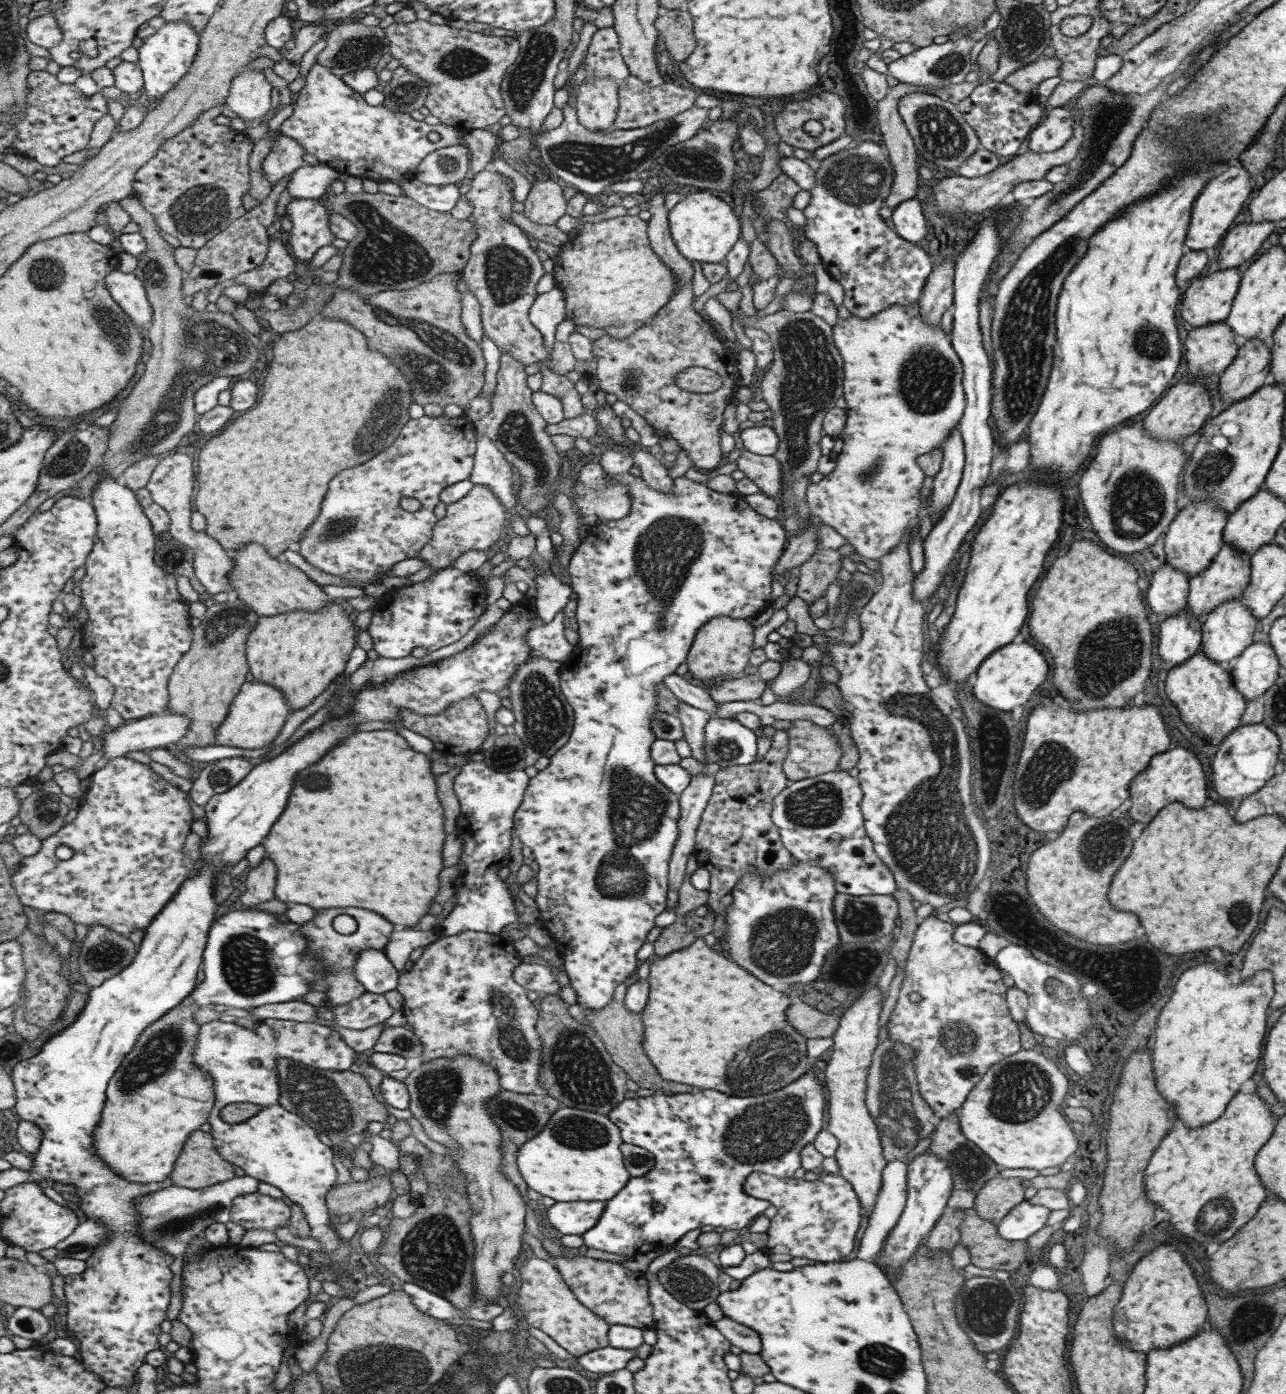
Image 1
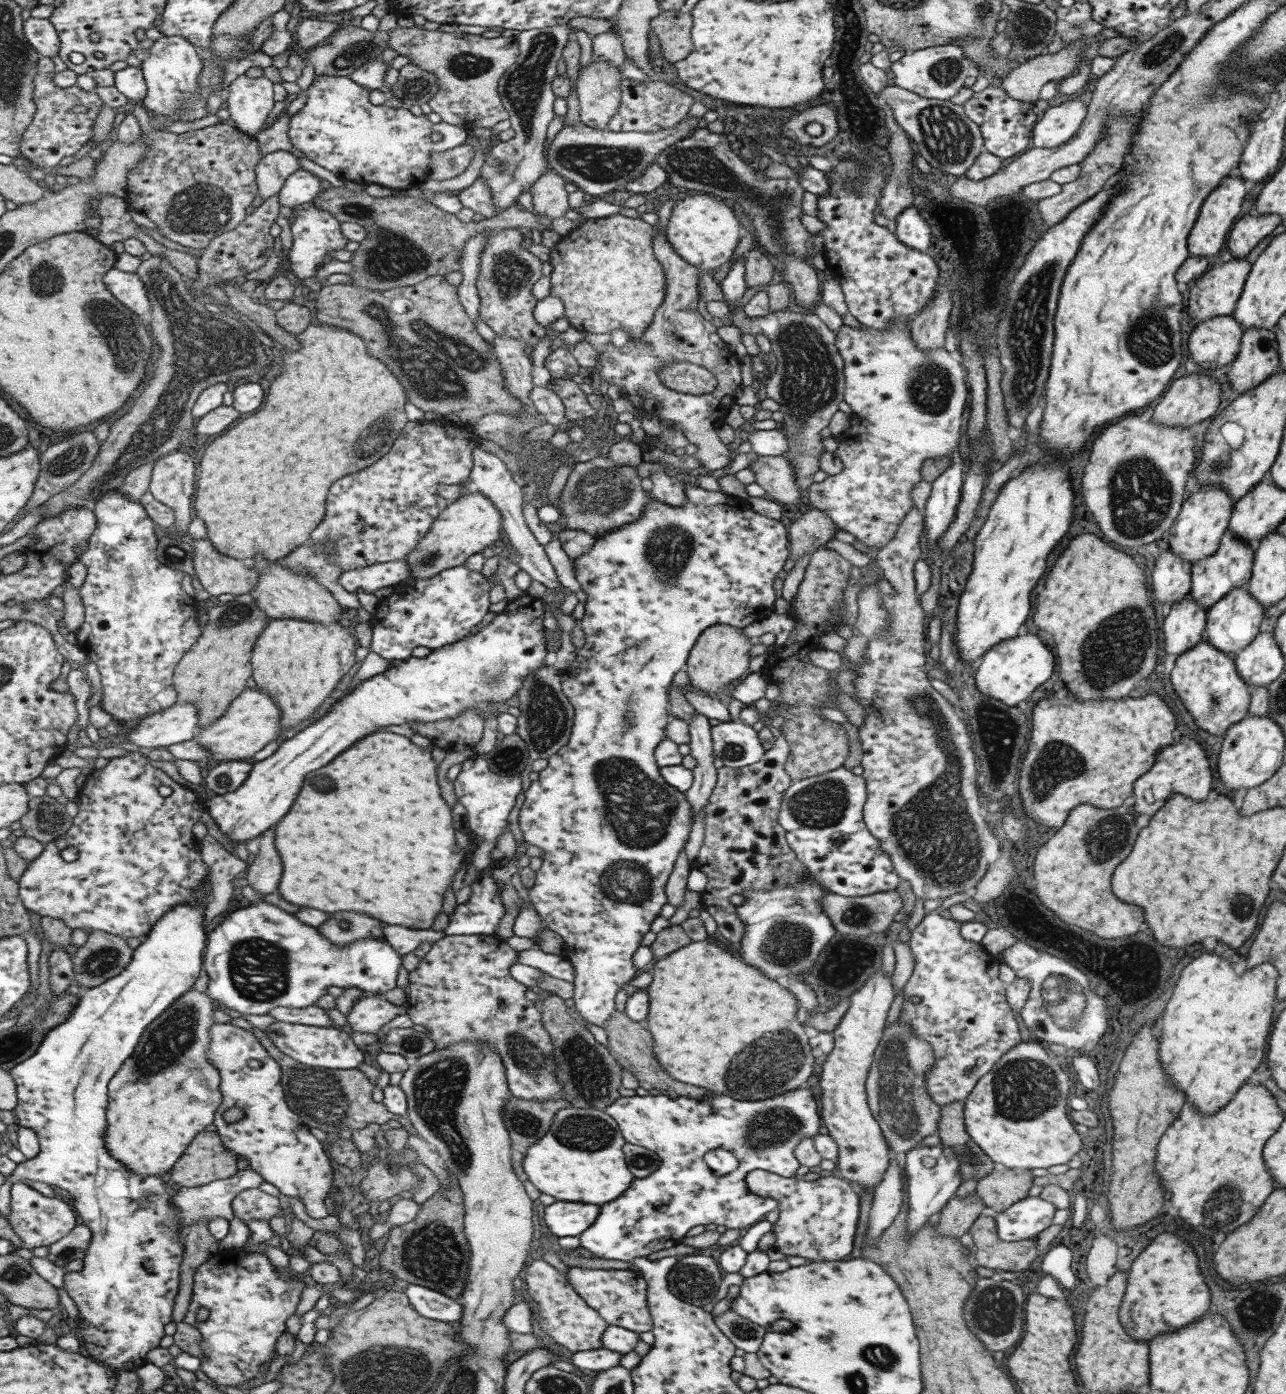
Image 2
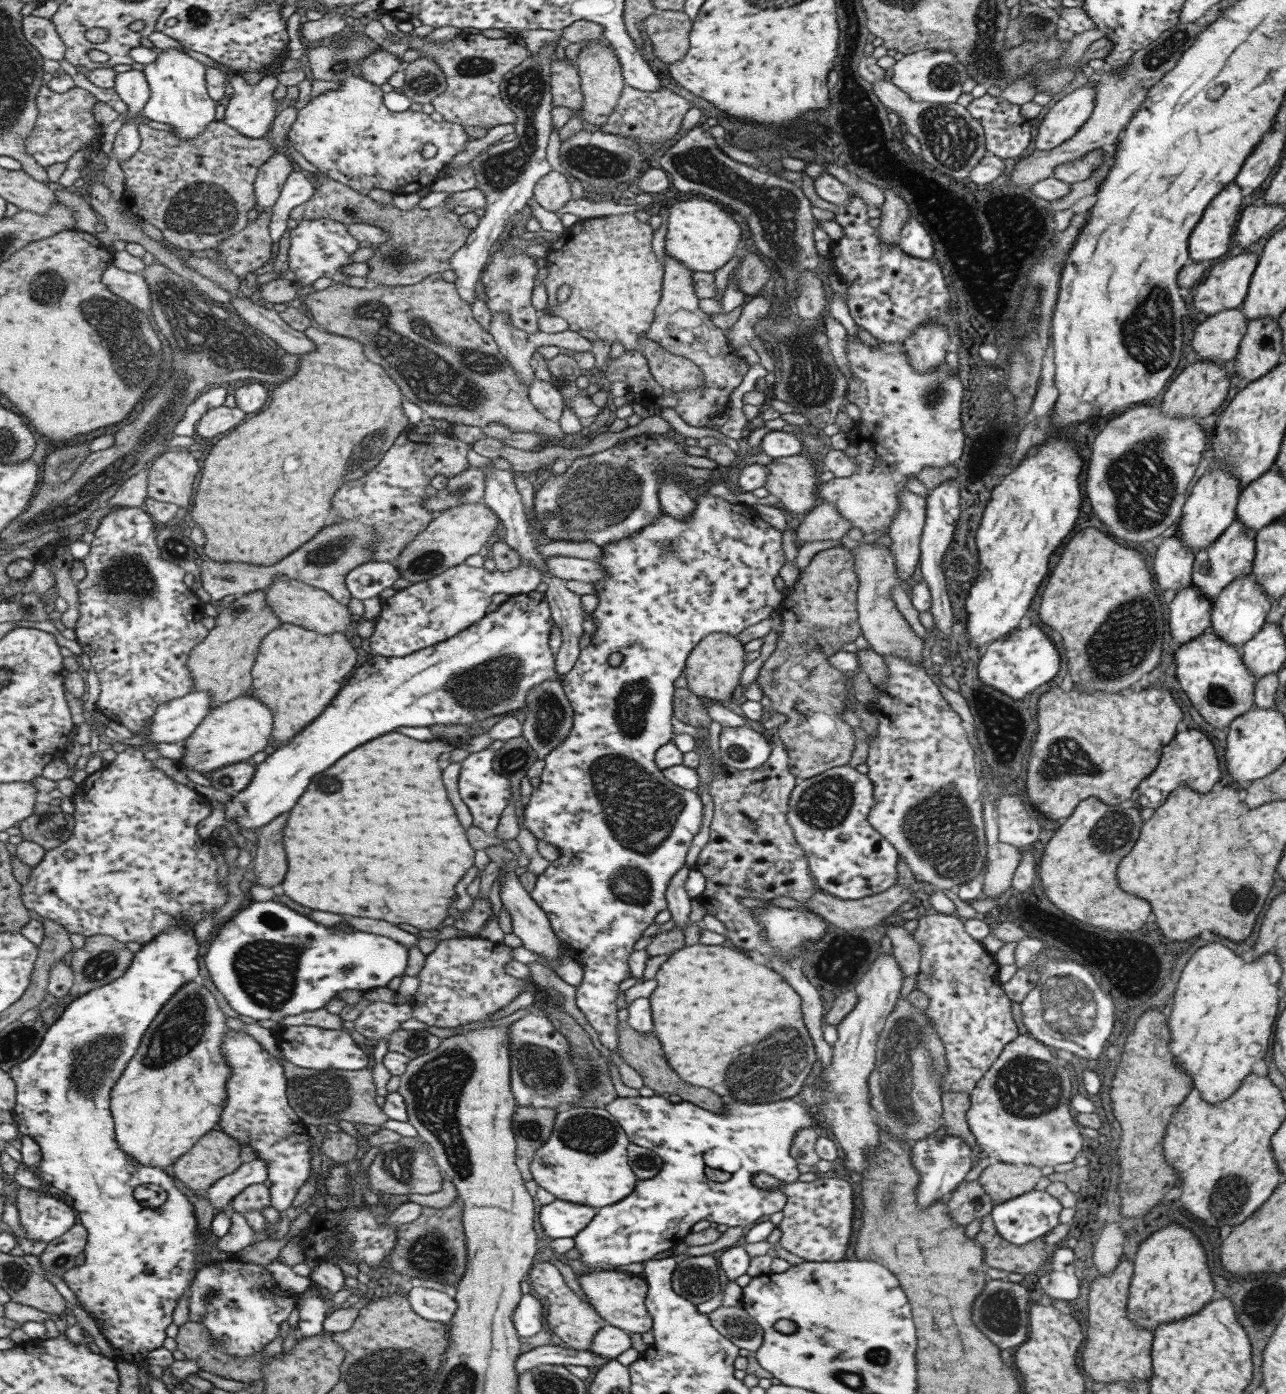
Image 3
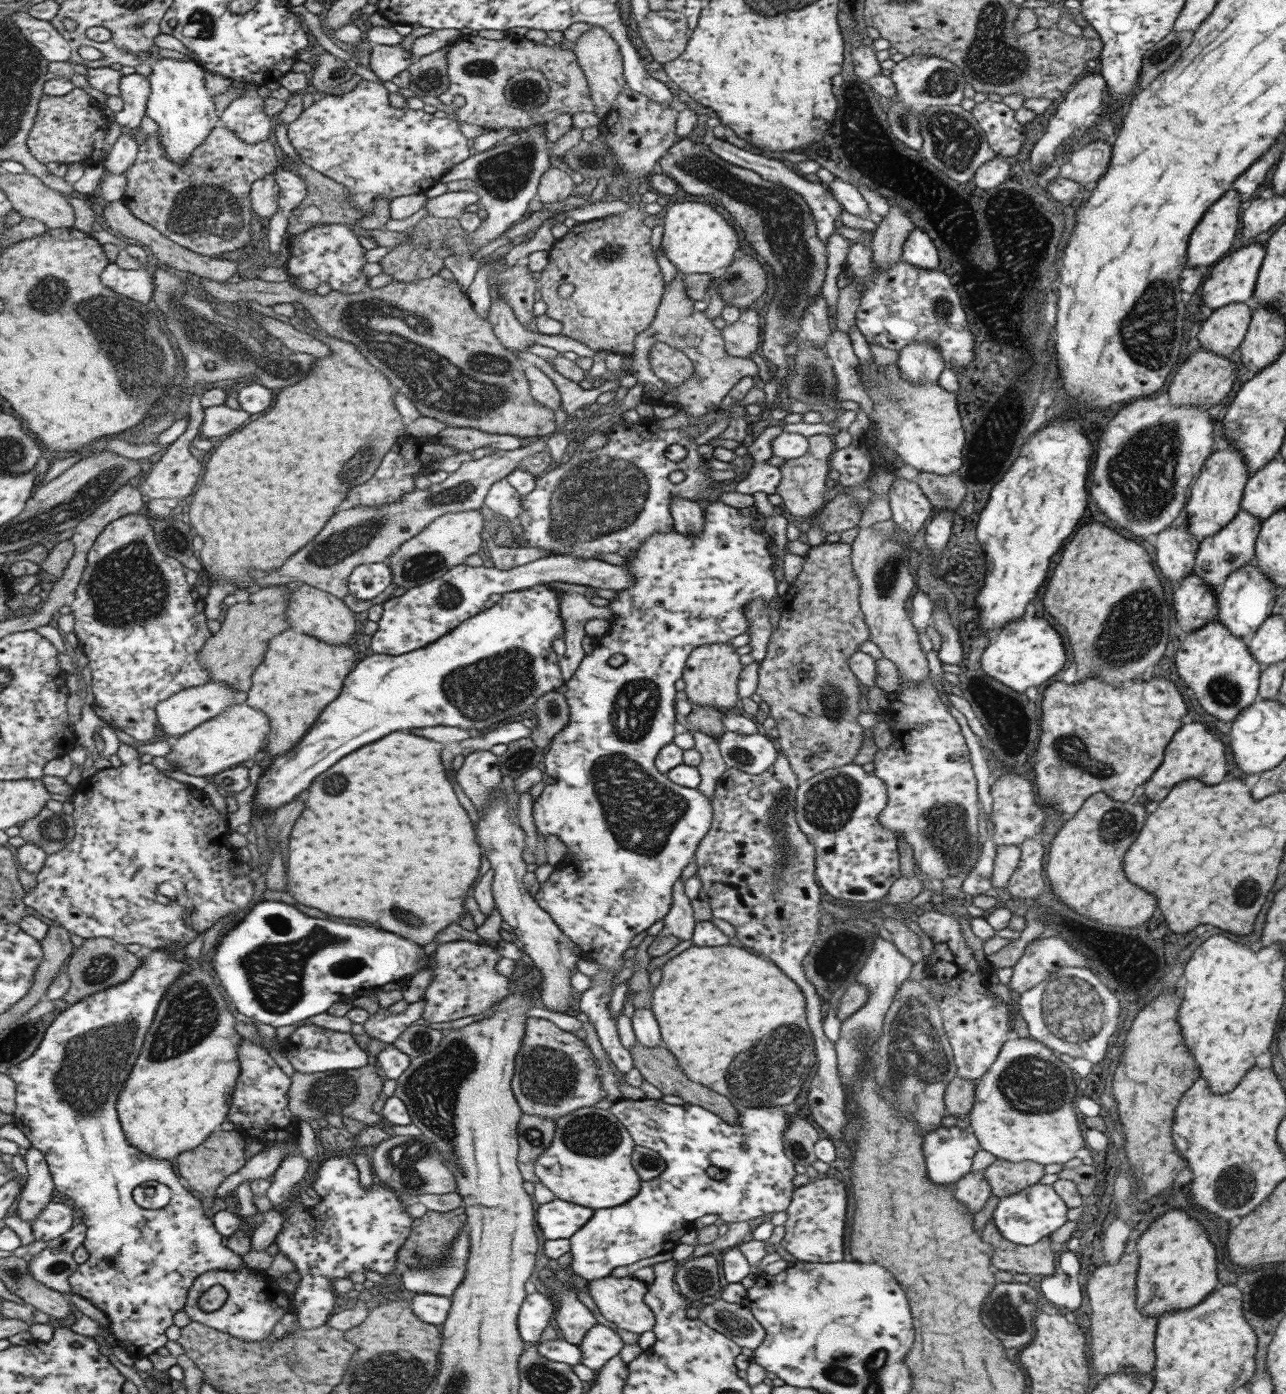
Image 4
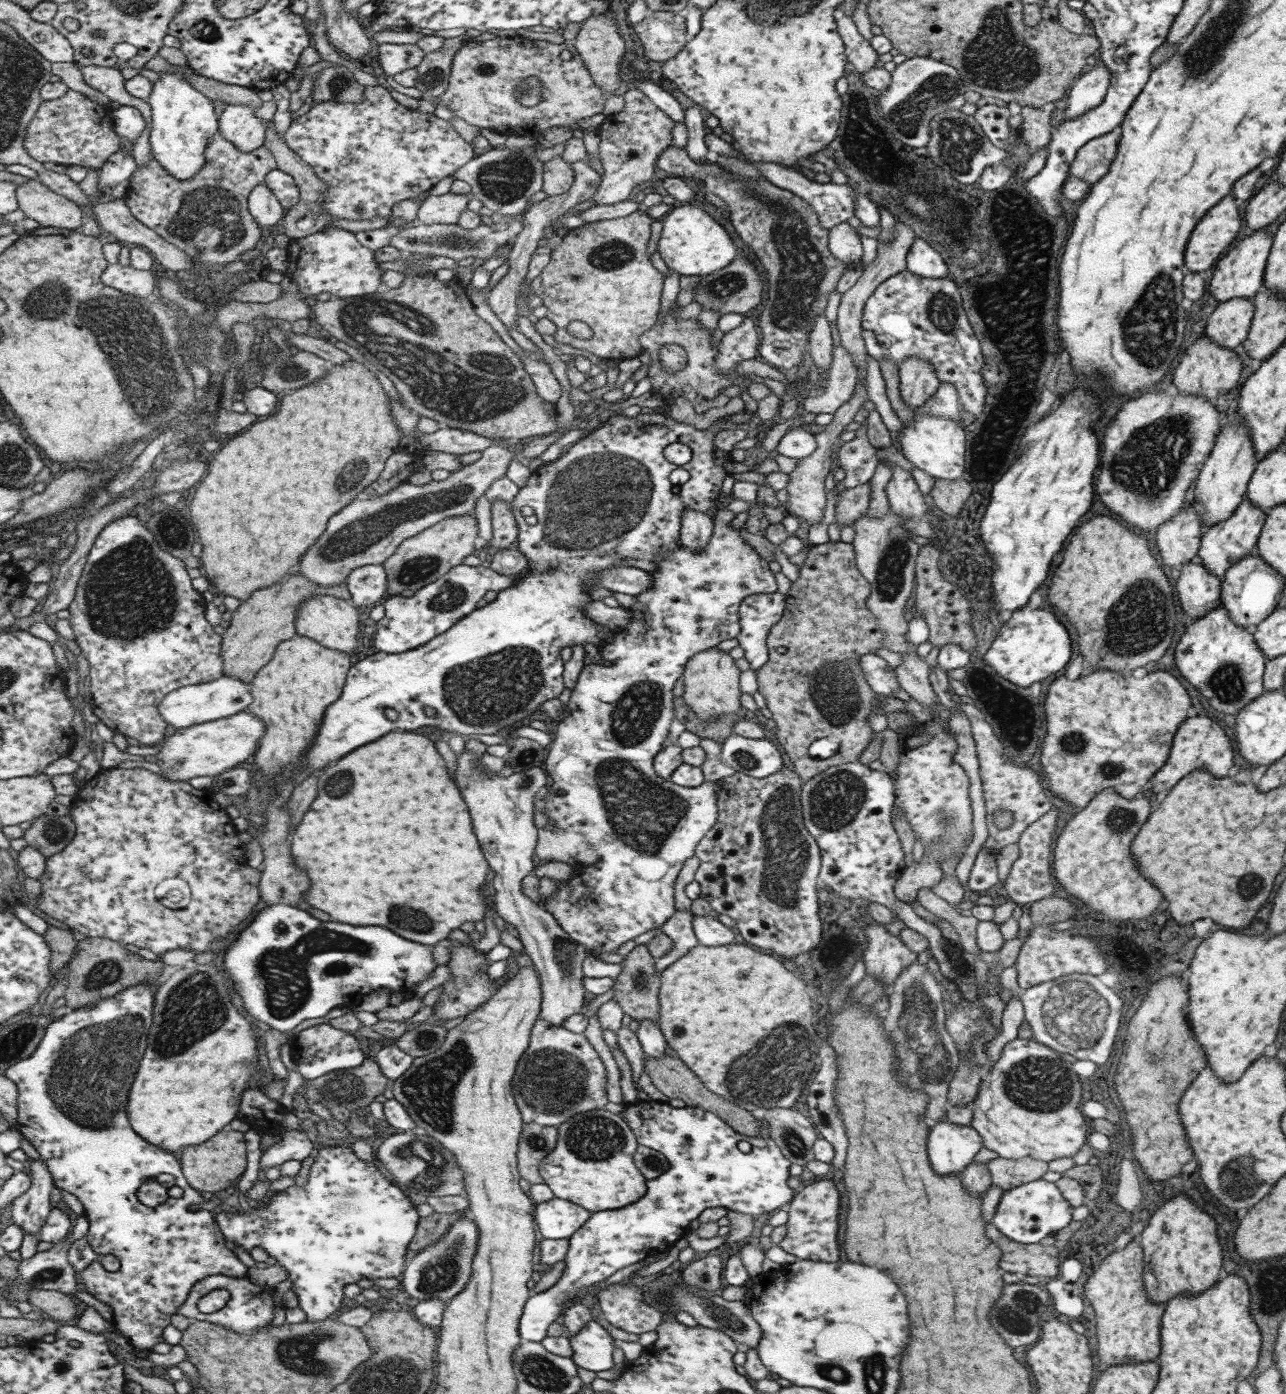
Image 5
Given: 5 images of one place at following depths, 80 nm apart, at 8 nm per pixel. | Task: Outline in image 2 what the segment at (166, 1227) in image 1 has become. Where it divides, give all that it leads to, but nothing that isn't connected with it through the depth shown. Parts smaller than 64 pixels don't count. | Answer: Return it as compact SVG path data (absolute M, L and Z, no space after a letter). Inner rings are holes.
M249 1167L240 1170L231 1178L218 1180L202 1187L180 1187L172 1196L172 1202L176 1204L176 1208L178 1208L178 1217L180 1218L180 1222L183 1223L181 1231L185 1233L185 1229L189 1229L191 1225L195 1225L198 1220L203 1220L204 1218L214 1219L218 1216L222 1216L227 1220L233 1219L235 1216L231 1209L231 1204L235 1200L235 1197L244 1190L259 1188L265 1181L266 1180L261 1176L259 1170L253 1170Z

